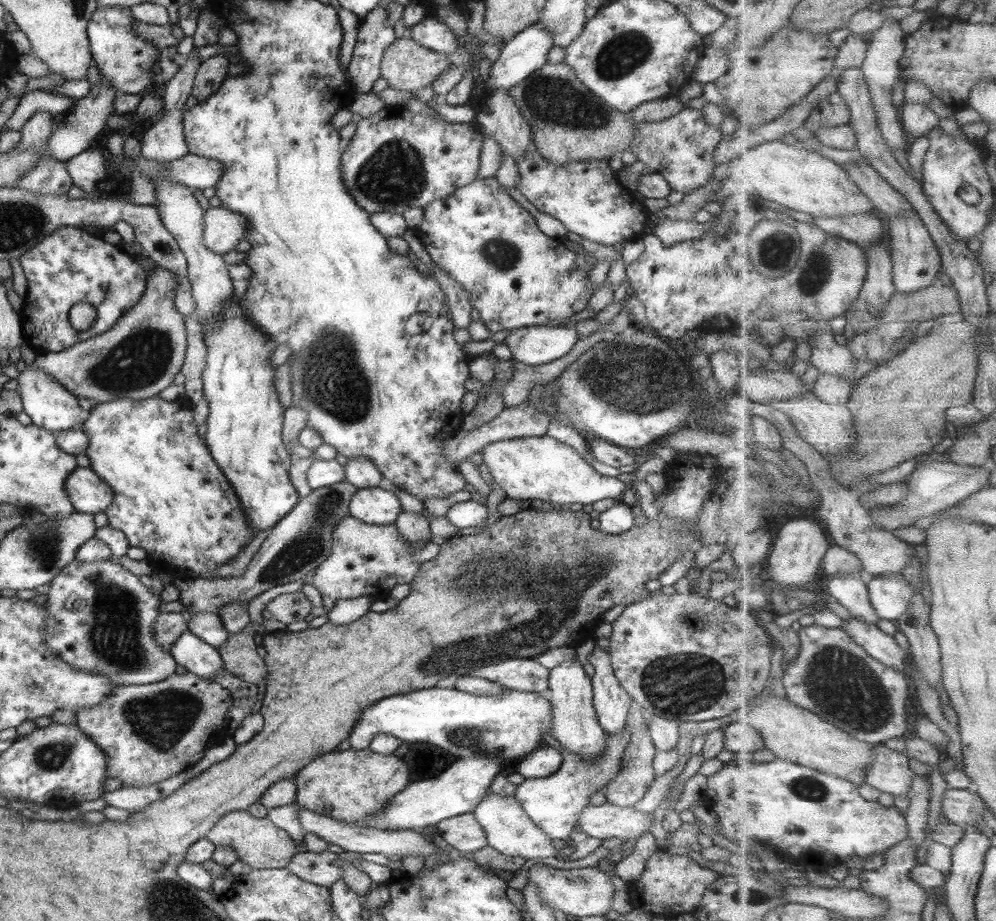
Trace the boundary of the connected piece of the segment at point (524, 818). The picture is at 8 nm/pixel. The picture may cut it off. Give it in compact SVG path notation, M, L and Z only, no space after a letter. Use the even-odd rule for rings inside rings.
M489 791L478 806L473 808L472 813L485 830L488 844L506 856L530 860L532 858L550 858L558 854L550 836L529 818L514 795L499 795Z

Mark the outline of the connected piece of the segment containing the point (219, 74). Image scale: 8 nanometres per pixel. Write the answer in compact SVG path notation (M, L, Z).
M215 54L200 63L191 92L199 104L220 88L222 82L228 77L230 65L227 55L223 54Z

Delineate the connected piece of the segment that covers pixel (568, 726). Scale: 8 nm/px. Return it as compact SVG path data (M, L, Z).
M577 657L552 668L549 670L548 690L543 695L550 701L553 708L550 735L574 755L593 761L602 754L607 733L598 724L593 705L593 686L584 669Z

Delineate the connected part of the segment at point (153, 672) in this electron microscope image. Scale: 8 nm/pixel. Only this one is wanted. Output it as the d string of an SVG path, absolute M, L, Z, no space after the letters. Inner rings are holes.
M78 561L67 564L50 582L48 599L44 604L46 629L43 642L51 656L66 662L70 668L104 675L115 687L154 684L175 673L176 662L170 652L156 642L154 624L162 603L160 588L146 588L139 577L124 569L119 561Z

